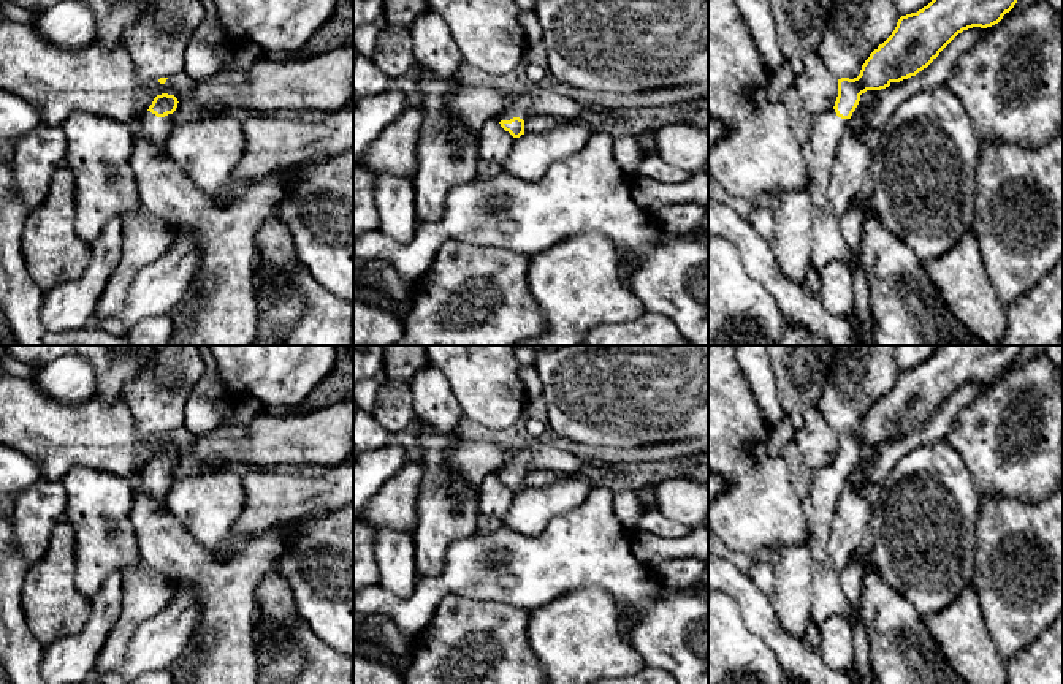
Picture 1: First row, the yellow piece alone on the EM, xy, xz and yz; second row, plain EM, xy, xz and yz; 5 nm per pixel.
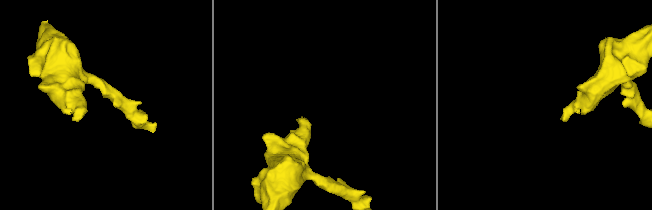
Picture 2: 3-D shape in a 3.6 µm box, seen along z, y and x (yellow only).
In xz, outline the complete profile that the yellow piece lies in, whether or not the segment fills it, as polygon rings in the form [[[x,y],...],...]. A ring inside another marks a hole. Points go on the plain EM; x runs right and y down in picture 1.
[[[524,443],[505,459],[496,475],[513,492],[524,489],[524,477],[534,470],[550,470],[559,475],[572,475],[583,469],[585,462],[553,443]]]

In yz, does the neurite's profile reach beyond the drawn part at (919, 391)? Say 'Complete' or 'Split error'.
Split error

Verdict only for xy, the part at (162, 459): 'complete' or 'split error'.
split error

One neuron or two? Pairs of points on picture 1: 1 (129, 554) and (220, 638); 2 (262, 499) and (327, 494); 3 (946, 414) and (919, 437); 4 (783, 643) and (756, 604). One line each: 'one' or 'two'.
1: two
2: one
3: one
4: one

